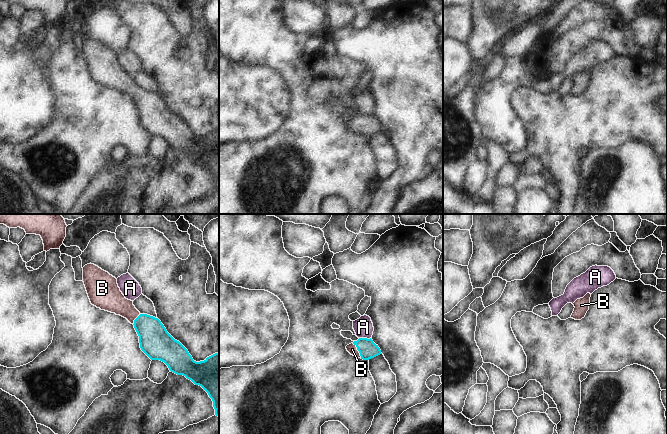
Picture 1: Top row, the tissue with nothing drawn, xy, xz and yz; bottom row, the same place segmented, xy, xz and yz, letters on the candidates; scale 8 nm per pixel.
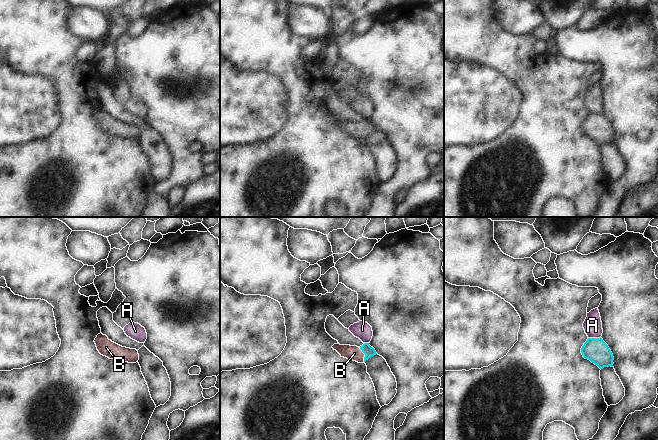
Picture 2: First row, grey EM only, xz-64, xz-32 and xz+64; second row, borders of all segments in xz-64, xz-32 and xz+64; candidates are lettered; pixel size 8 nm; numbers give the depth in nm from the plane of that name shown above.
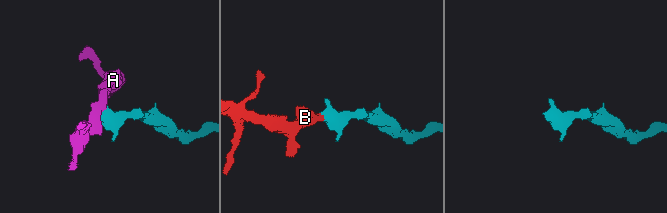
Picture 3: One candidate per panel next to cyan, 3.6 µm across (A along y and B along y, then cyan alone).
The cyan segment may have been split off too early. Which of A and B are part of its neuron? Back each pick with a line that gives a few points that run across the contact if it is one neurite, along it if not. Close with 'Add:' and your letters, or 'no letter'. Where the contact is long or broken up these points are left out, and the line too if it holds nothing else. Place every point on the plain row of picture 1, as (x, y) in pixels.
B: Line: xz (367, 124), (357, 125), (351, 124)
Add: B

